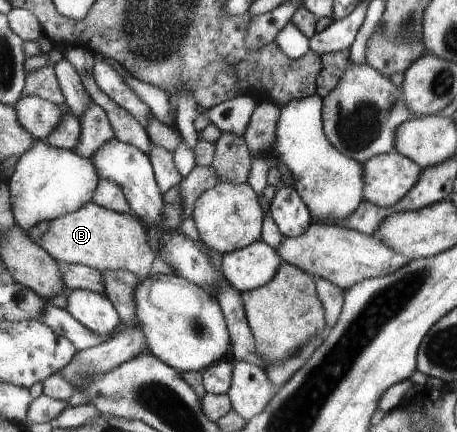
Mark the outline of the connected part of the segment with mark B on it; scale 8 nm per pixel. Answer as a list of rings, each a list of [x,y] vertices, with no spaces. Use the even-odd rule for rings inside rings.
[[[89,202],[79,211],[64,214],[55,220],[39,223],[27,233],[56,261],[90,266],[102,273],[105,270],[127,270],[144,279],[152,272],[152,264],[157,258],[157,250],[152,248],[148,232],[138,217],[103,208],[95,202]]]

